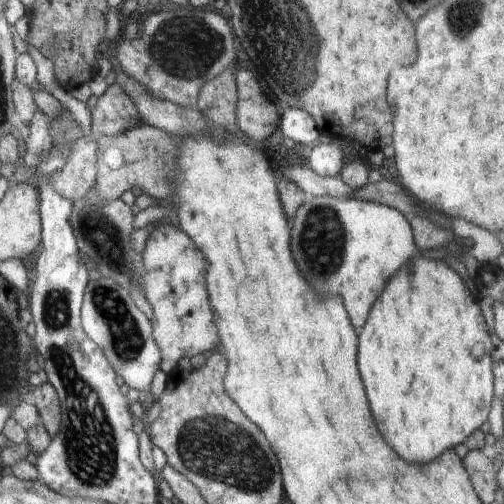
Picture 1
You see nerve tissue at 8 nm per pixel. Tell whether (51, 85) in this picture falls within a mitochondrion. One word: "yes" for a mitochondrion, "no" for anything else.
no

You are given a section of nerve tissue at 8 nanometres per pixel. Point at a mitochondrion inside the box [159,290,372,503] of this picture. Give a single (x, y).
(215, 447)

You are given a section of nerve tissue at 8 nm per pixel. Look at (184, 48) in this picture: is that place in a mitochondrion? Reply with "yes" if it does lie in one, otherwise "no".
yes

